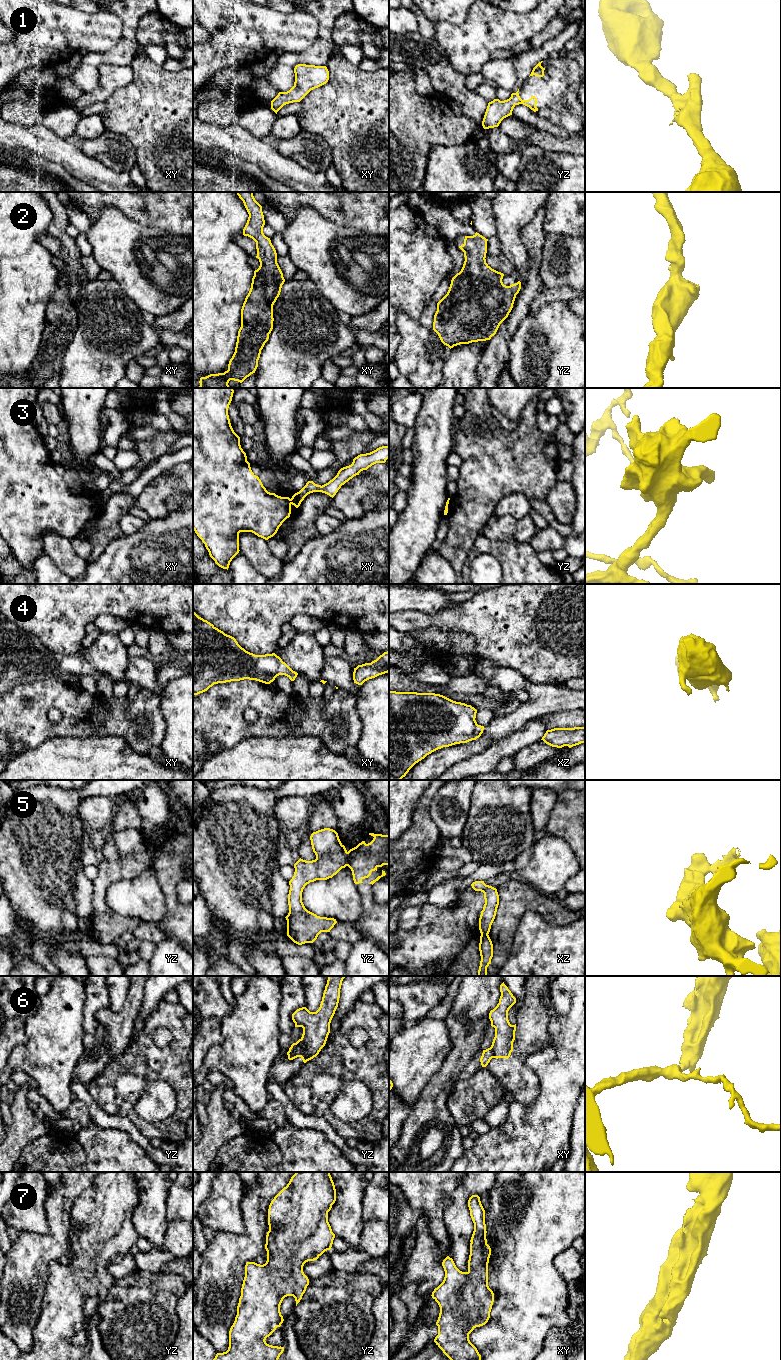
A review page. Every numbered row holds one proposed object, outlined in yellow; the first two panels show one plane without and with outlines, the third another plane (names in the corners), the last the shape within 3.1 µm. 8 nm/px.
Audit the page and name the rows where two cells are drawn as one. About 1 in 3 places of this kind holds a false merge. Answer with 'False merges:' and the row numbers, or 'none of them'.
False merges: 3, 5, 6

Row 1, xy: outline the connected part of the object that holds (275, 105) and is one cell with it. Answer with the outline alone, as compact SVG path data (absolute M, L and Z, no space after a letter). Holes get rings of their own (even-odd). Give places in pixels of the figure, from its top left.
M298 64L294 68L294 86L287 92L279 92L271 101L271 109L277 112L286 104L300 102L311 90L326 84L329 71L326 66Z

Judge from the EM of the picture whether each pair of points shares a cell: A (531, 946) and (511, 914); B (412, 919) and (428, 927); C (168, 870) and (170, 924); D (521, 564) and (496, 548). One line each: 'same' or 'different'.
A: different
B: different
C: same
D: same

